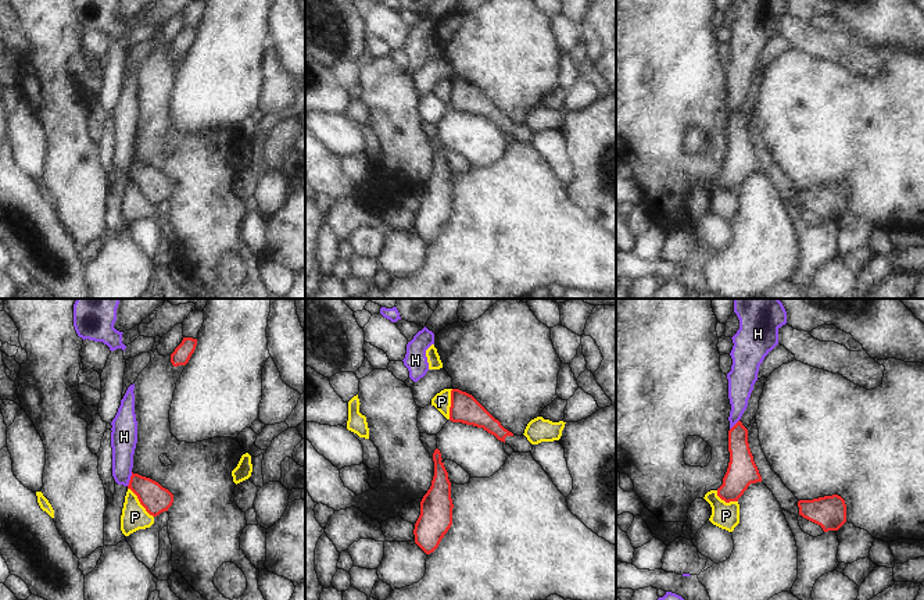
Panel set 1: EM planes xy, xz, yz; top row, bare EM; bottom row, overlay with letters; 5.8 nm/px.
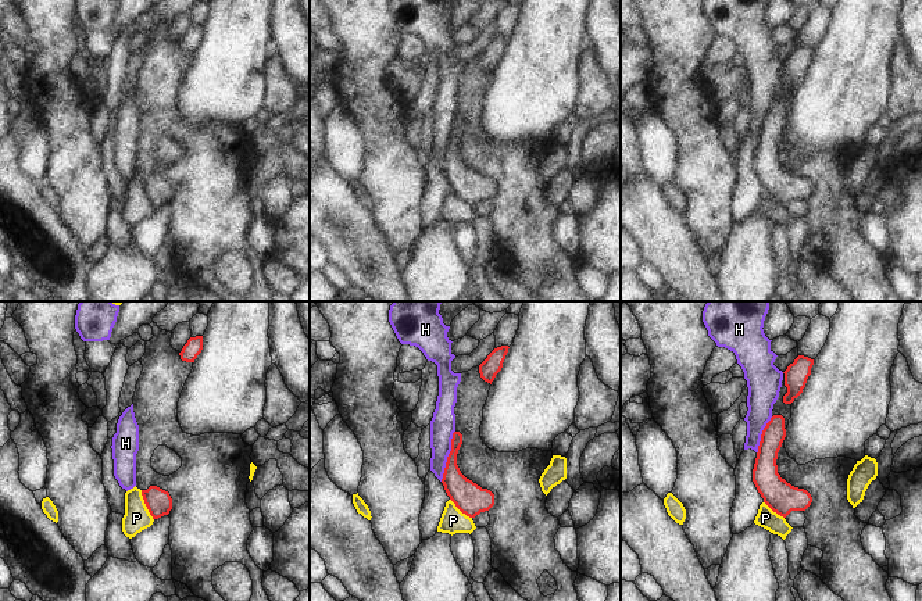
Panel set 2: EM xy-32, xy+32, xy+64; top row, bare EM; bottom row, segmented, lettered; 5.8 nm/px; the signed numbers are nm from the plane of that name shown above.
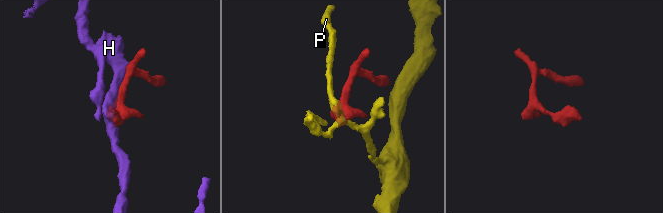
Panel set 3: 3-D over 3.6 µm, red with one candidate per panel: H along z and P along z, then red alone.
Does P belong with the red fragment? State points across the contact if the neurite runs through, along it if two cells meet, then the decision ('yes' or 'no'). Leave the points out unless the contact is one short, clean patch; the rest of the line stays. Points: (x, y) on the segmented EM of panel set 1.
border along xy (128, 488), (153, 517); no

